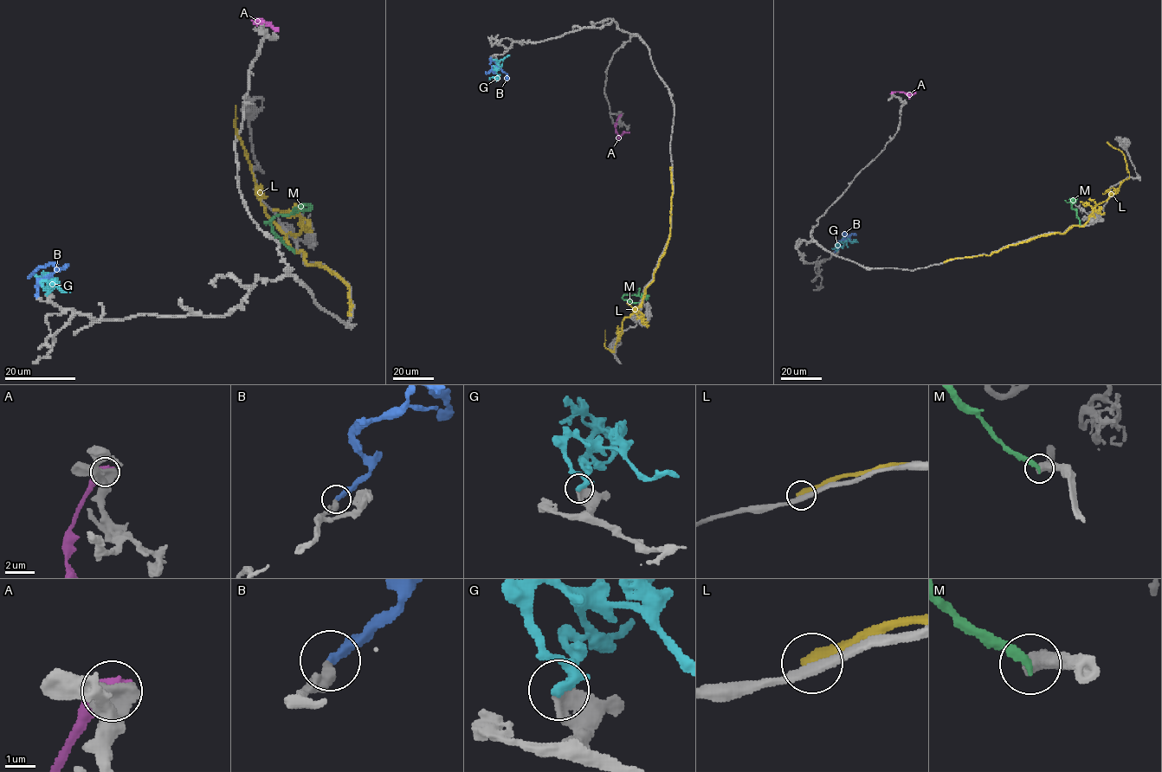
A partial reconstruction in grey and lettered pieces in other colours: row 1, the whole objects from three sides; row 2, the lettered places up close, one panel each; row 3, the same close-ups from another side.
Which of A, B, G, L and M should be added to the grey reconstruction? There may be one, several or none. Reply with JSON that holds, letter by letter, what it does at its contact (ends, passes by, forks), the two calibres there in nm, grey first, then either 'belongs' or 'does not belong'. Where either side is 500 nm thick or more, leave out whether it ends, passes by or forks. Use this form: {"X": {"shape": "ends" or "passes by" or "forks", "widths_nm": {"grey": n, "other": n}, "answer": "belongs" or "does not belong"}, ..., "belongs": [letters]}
{"A": {"widths_nm": {"grey": 750, "other": 700}, "answer": "does not belong"}, "B": {"widths_nm": {"grey": 550, "other": 380}, "answer": "belongs"}, "G": {"shape": "passes by", "widths_nm": {"grey": 440, "other": 320}, "answer": "does not belong"}, "L": {"widths_nm": {"grey": 300, "other": 550}, "answer": "does not belong"}, "M": {"widths_nm": {"grey": 500, "other": 280}, "answer": "does not belong"}, "belongs": ["B"]}

